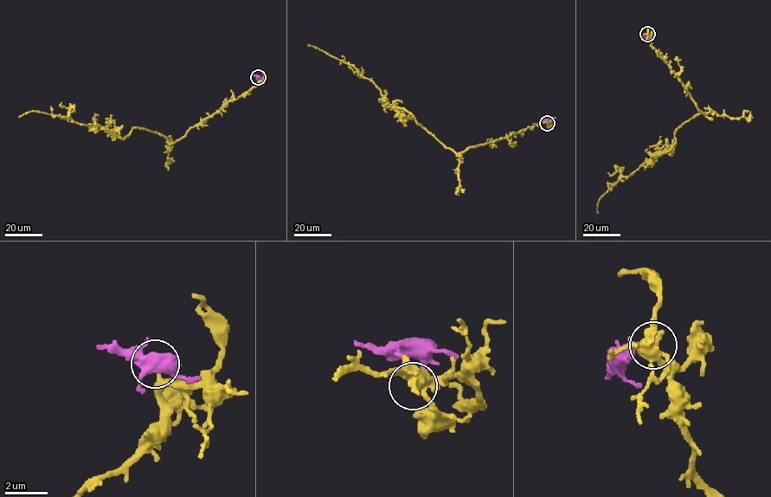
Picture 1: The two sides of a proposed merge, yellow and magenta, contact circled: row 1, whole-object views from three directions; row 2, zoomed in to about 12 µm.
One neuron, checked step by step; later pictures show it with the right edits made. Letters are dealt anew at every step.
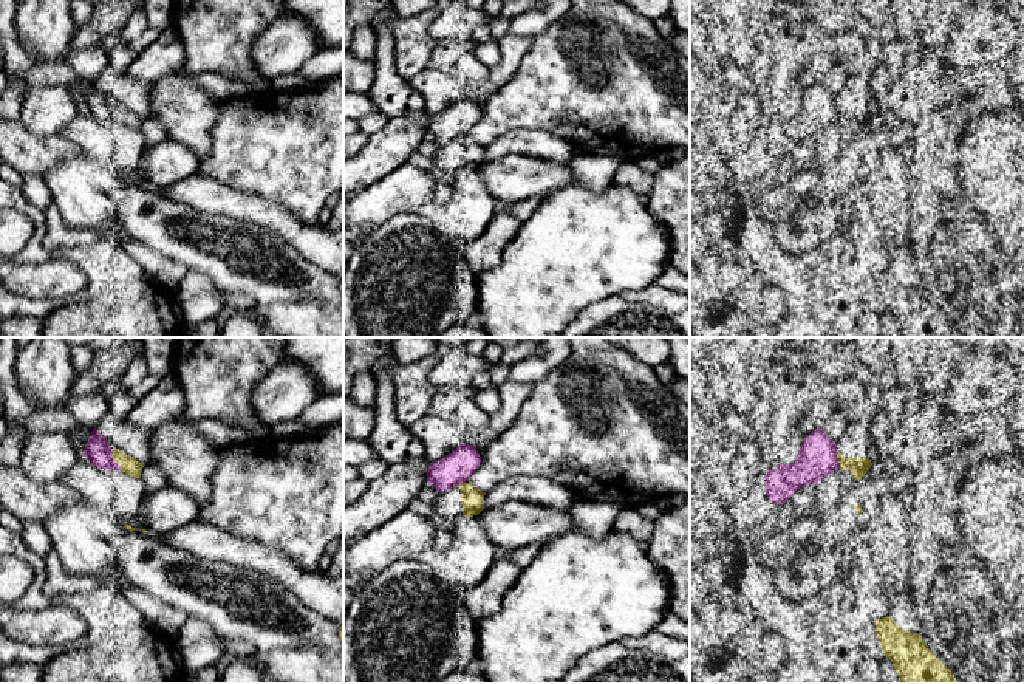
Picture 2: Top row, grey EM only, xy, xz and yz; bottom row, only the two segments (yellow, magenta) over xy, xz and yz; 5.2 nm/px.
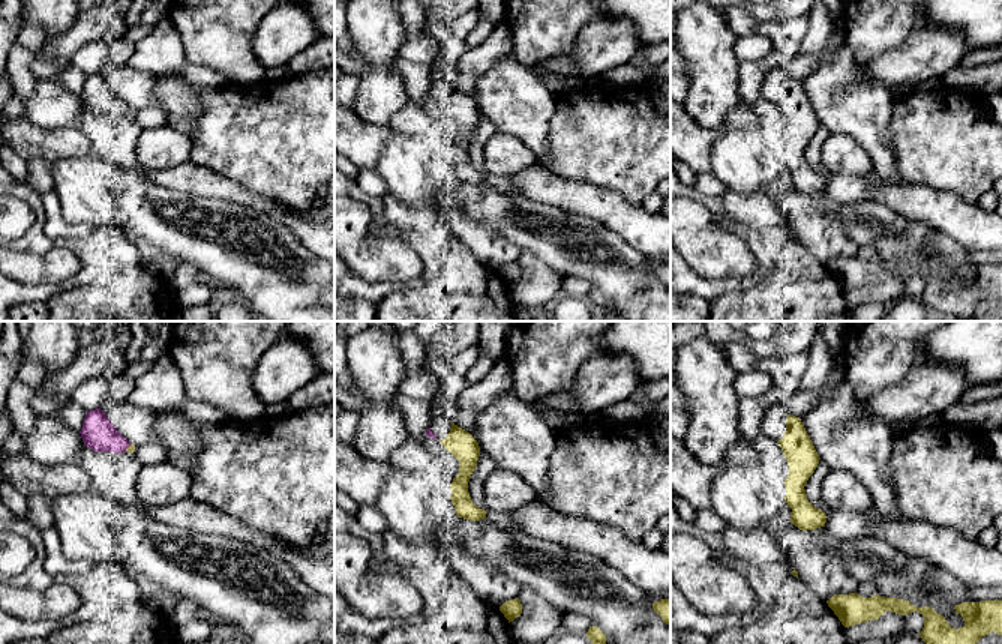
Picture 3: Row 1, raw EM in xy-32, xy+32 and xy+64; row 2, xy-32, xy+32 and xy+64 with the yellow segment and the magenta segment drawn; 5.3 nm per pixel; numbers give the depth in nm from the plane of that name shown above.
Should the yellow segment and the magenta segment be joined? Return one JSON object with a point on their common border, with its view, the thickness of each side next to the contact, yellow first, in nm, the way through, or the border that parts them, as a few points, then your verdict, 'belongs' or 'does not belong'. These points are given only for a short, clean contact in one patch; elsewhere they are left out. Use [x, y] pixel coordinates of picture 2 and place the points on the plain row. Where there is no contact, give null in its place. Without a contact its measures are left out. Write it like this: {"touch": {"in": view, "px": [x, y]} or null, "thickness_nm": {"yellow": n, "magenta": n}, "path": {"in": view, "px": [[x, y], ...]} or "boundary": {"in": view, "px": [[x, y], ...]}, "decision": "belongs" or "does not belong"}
{"touch": {"in": "xy", "px": [113, 112]}, "thickness_nm": {"yellow": 90, "magenta": 130}, "decision": "does not belong"}

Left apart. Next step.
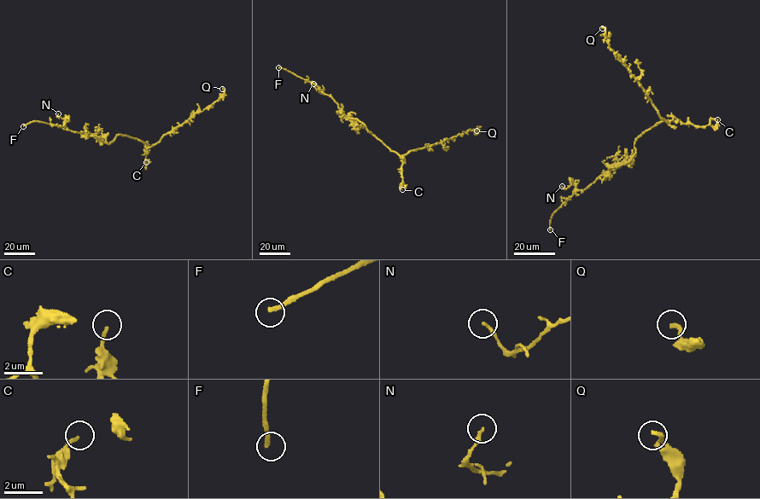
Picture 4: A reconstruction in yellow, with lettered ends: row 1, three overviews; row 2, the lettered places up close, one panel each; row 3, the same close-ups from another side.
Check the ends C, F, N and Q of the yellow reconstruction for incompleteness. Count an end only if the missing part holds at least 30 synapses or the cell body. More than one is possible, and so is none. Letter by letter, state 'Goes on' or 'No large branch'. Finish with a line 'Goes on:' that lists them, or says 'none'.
C: No large branch
F: Goes on
N: No large branch
Q: No large branch
Goes on: F

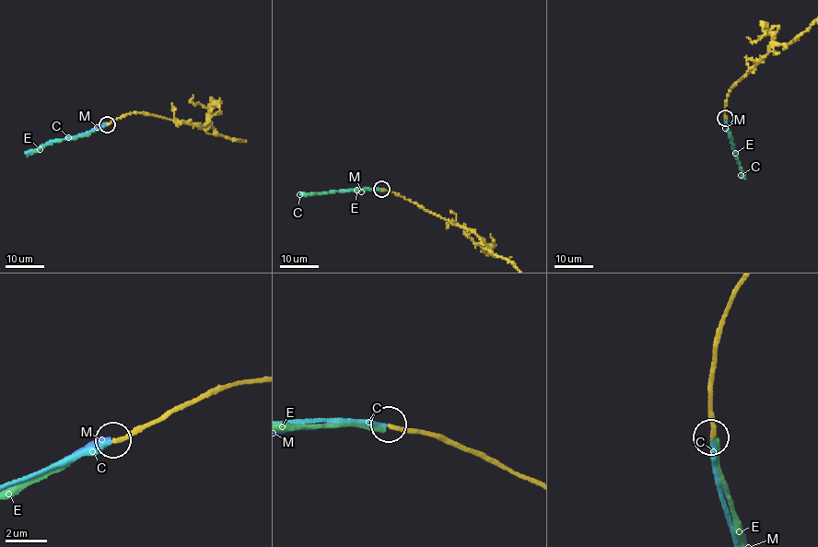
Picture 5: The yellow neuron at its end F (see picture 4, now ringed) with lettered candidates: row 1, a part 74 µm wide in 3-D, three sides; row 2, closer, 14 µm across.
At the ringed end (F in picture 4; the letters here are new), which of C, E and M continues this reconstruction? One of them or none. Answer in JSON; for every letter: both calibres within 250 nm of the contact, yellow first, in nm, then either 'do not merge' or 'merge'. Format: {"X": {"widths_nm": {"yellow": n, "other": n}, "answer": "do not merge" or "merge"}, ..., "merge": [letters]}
{"C": {"widths_nm": {"yellow": 200, "other": 240}, "answer": "merge"}, "E": {"widths_nm": {"yellow": 200, "other": 240}, "answer": "do not merge"}, "M": {"widths_nm": {"yellow": 200, "other": 220}, "answer": "do not merge"}, "merge": ["C"]}

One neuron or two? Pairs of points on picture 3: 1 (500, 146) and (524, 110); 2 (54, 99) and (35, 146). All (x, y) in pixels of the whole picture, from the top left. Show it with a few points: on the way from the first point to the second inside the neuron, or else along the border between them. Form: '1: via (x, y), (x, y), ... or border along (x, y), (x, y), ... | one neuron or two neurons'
1: border along (497, 131), (518, 137), (536, 155) | two neurons
2: border along (23, 116), (44, 128), (74, 128) | two neurons

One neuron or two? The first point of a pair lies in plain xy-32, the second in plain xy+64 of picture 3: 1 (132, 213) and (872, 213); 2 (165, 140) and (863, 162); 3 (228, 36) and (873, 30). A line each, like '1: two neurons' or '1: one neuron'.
1: one neuron
2: one neuron
3: one neuron

